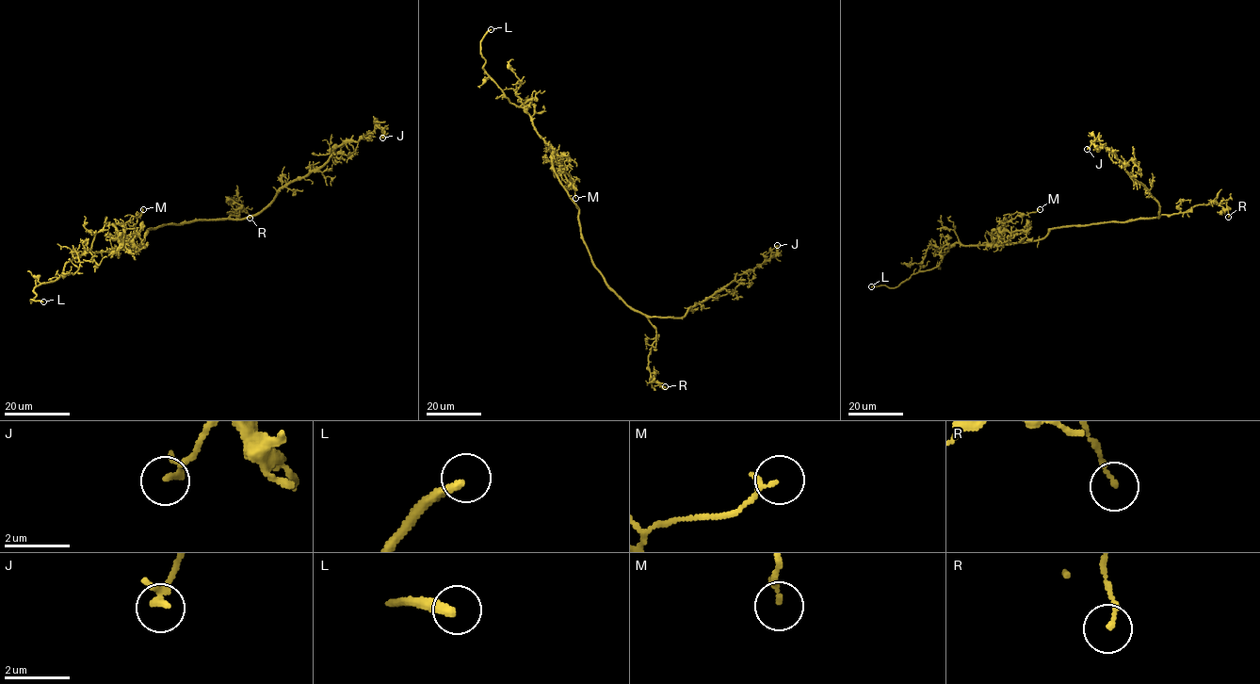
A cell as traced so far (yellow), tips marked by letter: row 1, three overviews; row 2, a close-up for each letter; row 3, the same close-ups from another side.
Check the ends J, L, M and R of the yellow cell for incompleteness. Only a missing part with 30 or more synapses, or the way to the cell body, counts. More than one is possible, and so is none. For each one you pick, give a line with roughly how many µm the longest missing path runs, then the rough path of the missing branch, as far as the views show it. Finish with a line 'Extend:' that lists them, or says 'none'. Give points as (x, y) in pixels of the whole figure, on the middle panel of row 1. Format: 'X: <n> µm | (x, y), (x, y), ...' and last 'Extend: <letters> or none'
L: 40 µm
Extend: L

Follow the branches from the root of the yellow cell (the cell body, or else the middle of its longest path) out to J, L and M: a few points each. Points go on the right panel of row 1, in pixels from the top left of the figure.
J: (1090, 225), (1158, 218), (1159, 204), (1099, 140), (1094, 138), (1087, 149)
L: (1090, 225), (1053, 228), (1043, 237), (1029, 241), (956, 243), (936, 267), (913, 273), (895, 287), (871, 286)
M: (1090, 225), (1053, 228), (1043, 237), (1033, 240), (1005, 244), (994, 242), (1006, 222), (1040, 209)

